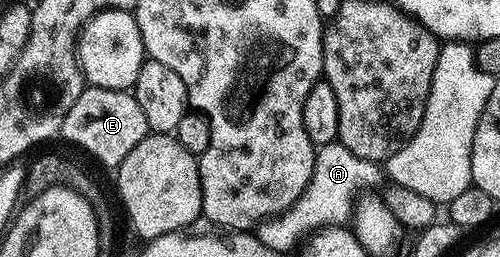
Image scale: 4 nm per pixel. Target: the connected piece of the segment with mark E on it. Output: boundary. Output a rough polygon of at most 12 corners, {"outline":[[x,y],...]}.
{"outline":[[85,86],[59,134],[115,169],[149,135],[135,94]]}

